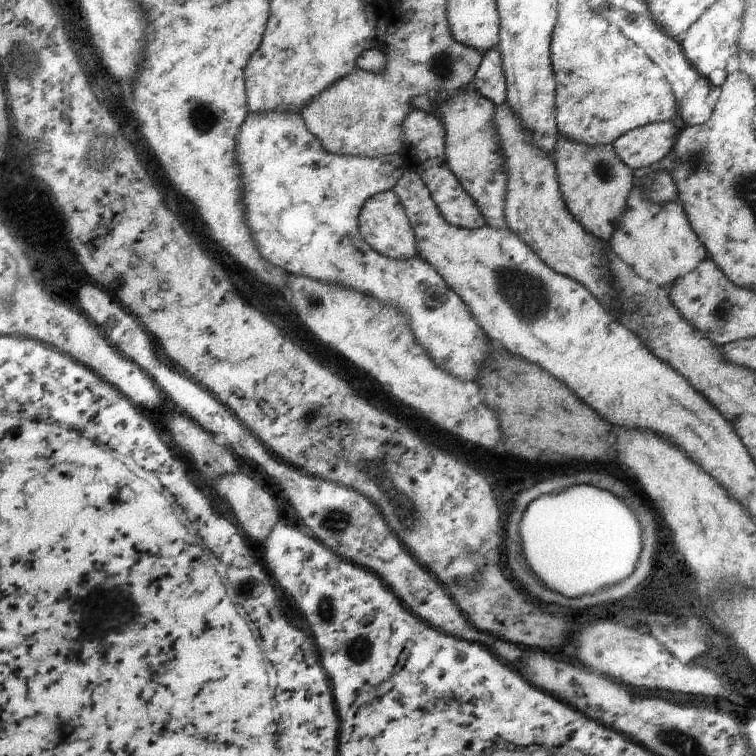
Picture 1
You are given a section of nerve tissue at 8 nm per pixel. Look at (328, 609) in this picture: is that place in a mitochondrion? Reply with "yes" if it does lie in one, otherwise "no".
yes

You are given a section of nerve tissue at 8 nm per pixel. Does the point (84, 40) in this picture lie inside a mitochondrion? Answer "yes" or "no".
no

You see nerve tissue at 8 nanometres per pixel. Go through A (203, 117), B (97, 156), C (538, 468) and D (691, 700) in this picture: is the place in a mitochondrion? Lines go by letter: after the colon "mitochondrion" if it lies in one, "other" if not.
A: mitochondrion
B: mitochondrion
C: other
D: other

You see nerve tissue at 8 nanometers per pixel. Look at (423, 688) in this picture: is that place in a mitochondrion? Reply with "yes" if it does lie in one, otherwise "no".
no

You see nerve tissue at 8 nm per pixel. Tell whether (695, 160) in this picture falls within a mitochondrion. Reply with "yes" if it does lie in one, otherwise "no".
yes

